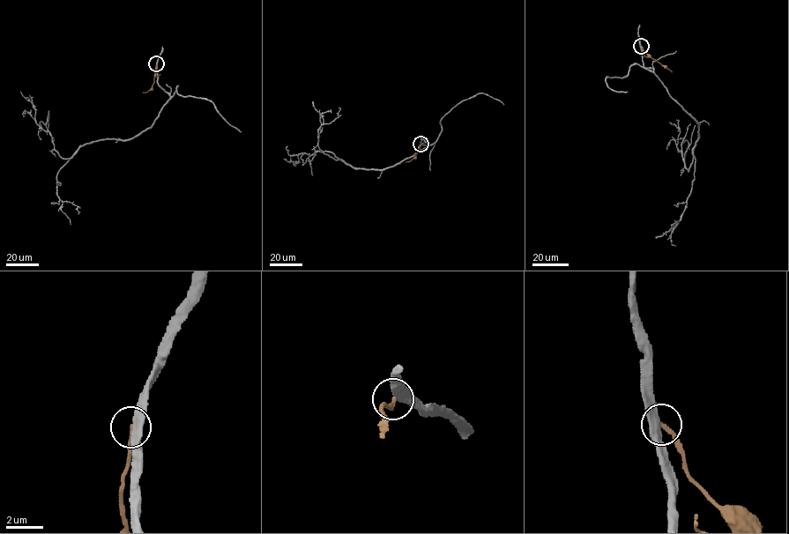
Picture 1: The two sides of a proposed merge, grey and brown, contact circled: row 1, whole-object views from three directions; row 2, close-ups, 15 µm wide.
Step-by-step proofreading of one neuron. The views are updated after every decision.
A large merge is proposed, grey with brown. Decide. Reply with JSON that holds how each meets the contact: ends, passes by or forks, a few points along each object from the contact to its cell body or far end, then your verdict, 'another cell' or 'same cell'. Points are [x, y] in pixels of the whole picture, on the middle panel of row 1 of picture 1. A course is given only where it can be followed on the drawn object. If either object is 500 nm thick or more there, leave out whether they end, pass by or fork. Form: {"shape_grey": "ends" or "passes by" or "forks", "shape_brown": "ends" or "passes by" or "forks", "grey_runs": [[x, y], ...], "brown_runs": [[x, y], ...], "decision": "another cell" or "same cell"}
{"shape_grey": "passes by", "shape_brown": "ends", "grey_runs": [[420, 144], [420, 138], [434, 144], [382, 170], [354, 168], [331, 152], [299, 154], [297, 163], [284, 159]], "brown_runs": [[420, 144], [416, 156], [405, 162]], "decision": "another cell"}

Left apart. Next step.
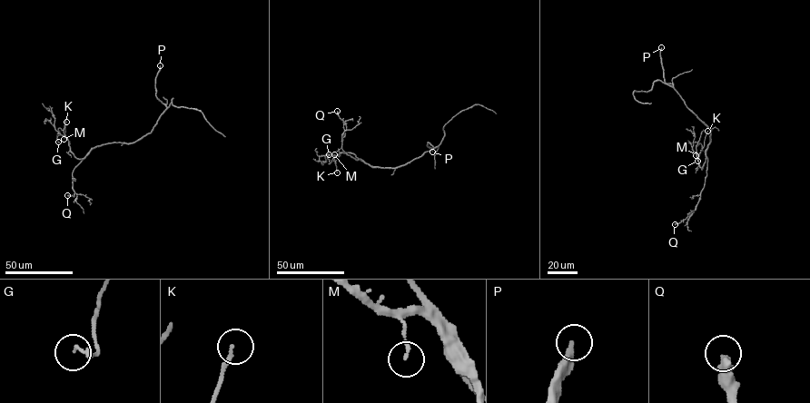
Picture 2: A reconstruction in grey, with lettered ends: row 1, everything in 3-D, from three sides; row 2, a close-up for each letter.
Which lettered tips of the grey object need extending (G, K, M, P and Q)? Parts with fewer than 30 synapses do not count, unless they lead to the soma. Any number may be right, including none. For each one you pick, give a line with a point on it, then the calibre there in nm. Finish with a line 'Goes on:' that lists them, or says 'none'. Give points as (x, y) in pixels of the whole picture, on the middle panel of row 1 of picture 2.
P: (432, 152) | 300 nm
Goes on: P

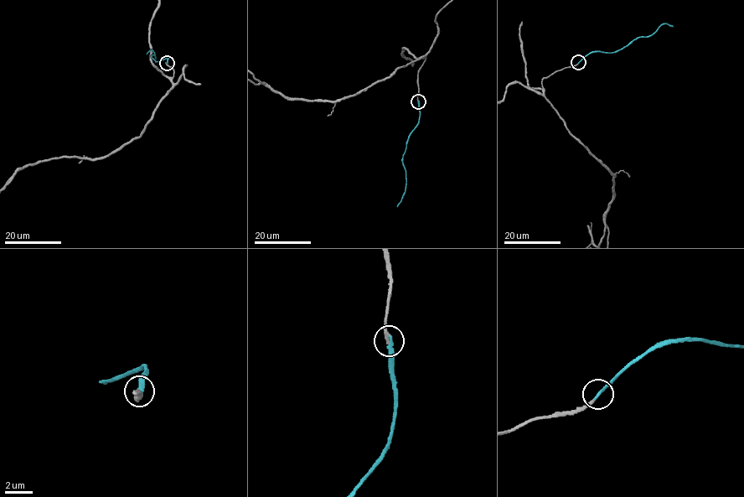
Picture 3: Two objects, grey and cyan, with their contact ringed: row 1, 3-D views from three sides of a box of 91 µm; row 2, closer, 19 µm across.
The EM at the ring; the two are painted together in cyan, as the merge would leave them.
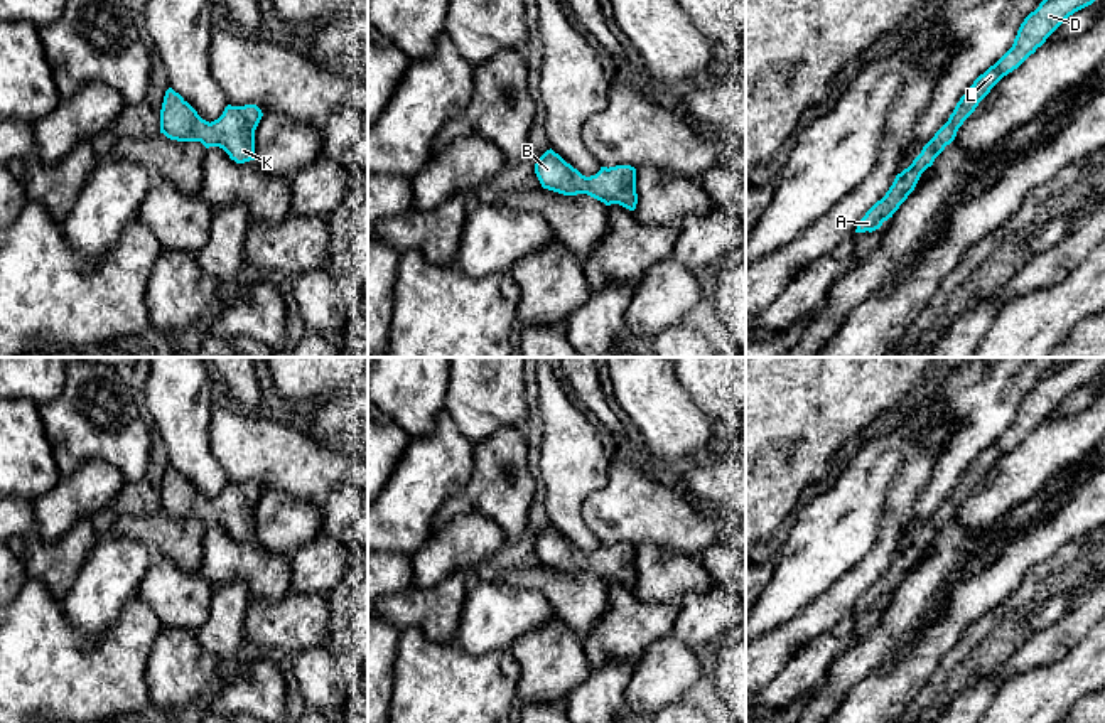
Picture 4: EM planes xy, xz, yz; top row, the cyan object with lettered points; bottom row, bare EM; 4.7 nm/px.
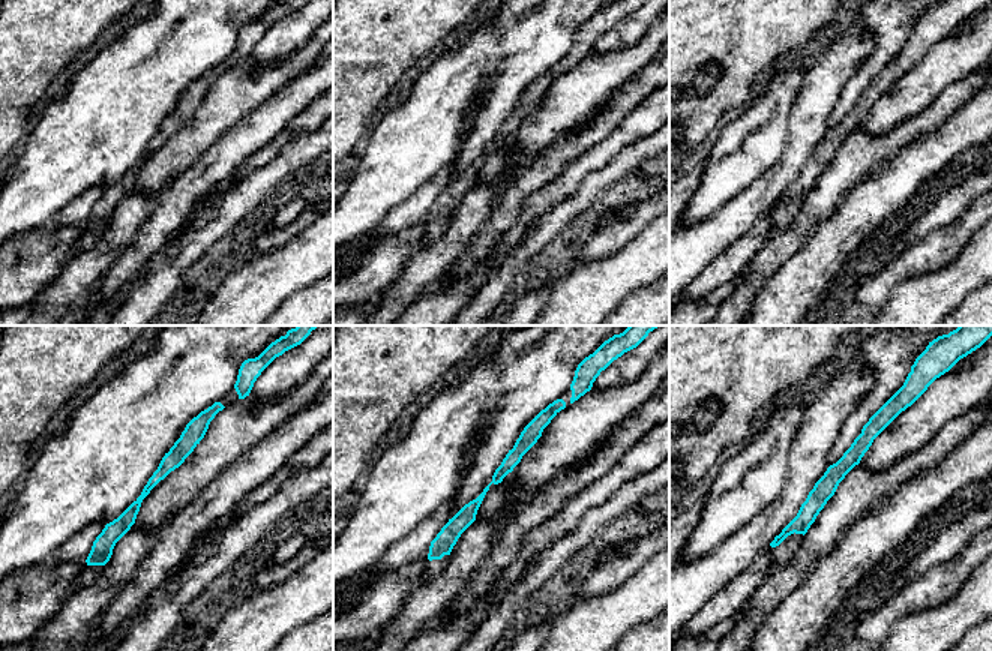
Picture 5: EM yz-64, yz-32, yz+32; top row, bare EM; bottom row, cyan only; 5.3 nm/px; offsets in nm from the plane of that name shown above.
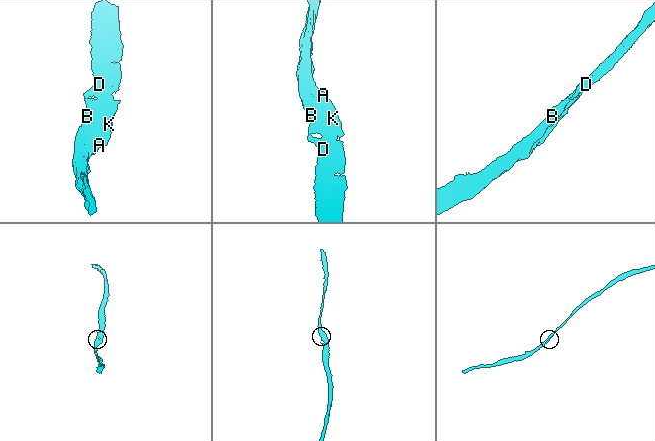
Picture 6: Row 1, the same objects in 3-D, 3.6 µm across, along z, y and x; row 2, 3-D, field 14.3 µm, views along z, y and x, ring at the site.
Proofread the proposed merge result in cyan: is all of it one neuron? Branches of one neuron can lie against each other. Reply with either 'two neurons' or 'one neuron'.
one neuron

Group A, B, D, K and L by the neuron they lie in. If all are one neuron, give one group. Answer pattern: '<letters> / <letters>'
A B D K L

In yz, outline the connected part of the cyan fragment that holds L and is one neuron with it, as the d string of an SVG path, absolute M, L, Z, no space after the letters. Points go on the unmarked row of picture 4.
M1075 357L1068 366L1048 372L1039 384L1021 401L1012 425L984 452L980 452L957 480L948 499L923 524L913 541L896 553L886 573L860 597L855 610L872 610L892 595L899 583L914 568L921 551L950 522L963 499L978 480L1009 450L1017 447L1046 416L1075 389L1092 383L1105 369L1105 357Z

